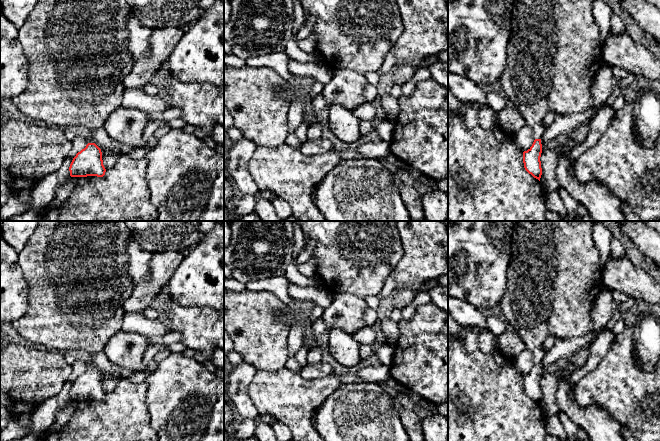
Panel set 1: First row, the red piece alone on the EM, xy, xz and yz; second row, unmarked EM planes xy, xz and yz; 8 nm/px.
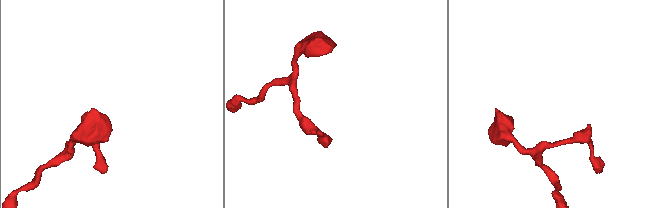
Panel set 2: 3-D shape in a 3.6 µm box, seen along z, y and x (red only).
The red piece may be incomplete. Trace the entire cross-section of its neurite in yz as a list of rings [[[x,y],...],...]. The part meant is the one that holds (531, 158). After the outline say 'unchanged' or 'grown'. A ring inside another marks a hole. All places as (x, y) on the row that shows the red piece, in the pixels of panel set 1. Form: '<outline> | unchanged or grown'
[[[513,0],[511,8],[511,34],[507,46],[507,65],[500,79],[500,83],[507,99],[512,102],[512,106],[522,115],[526,125],[534,132],[535,140],[532,146],[523,152],[523,163],[525,170],[539,181],[542,175],[540,161],[542,153],[541,138],[547,129],[544,126],[544,118],[547,113],[554,112],[558,115],[568,115],[582,113],[592,108],[591,88],[593,86],[593,80],[596,73],[605,63],[600,42],[599,26],[593,16],[592,8],[593,0]]] | grown

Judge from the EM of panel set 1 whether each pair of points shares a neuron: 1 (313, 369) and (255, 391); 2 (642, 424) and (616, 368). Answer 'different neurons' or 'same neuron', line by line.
1: different neurons
2: same neuron

